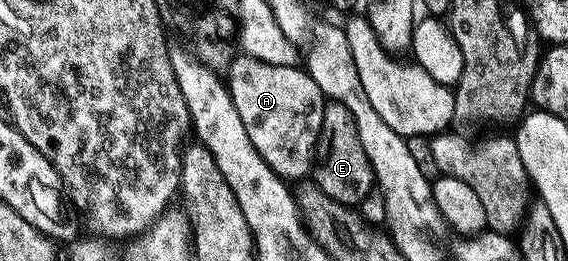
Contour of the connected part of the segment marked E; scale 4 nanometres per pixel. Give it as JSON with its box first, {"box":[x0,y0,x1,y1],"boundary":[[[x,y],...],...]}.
{"box":[311,102,374,206],"boundary":[[[336,102],[325,105],[323,126],[319,130],[313,158],[311,180],[319,190],[323,190],[323,194],[327,194],[327,198],[350,206],[360,205],[374,189],[373,167],[367,158],[367,150],[363,150],[363,142],[359,142],[359,130],[355,130],[355,118],[351,118],[351,110],[347,110],[347,106]]]}

